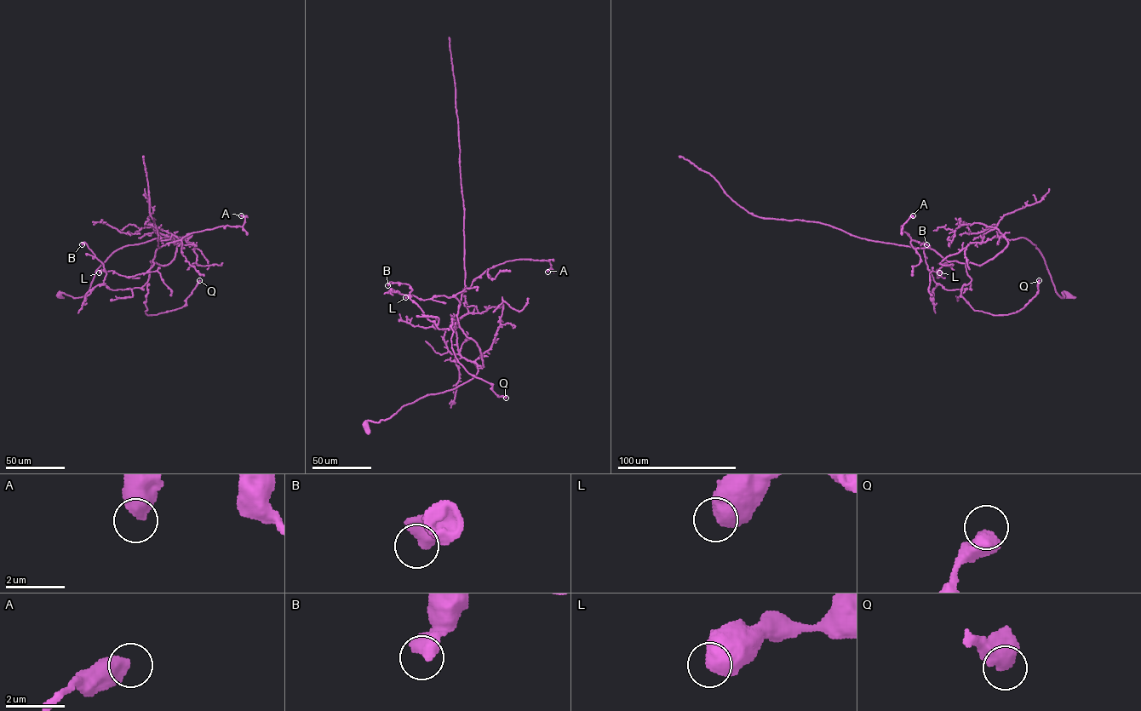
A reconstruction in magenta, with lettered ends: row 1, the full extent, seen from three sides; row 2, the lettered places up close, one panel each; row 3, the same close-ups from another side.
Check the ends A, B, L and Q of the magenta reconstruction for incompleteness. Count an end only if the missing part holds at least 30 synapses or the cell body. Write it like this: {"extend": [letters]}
{"extend": []}

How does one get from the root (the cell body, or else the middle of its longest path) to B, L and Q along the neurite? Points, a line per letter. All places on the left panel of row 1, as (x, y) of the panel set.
B: (60, 295), (83, 296), (124, 246), (159, 237), (177, 246), (140, 288), (111, 290), (82, 244)
L: (60, 295), (83, 296), (124, 246), (177, 243), (168, 265), (99, 272)
Q: (60, 295), (83, 296), (114, 252), (159, 237), (176, 251), (151, 265), (146, 312), (183, 306), (199, 280)

